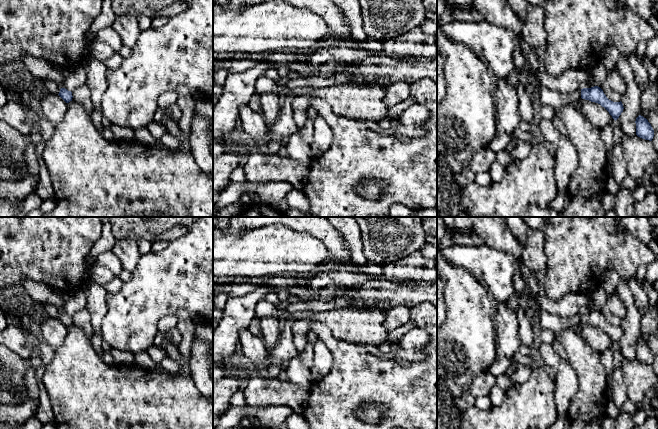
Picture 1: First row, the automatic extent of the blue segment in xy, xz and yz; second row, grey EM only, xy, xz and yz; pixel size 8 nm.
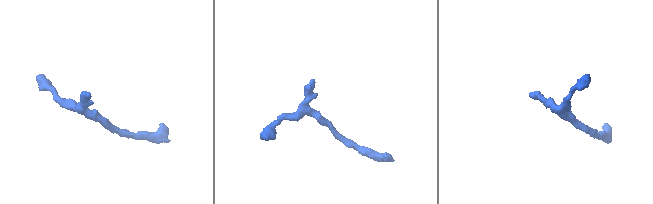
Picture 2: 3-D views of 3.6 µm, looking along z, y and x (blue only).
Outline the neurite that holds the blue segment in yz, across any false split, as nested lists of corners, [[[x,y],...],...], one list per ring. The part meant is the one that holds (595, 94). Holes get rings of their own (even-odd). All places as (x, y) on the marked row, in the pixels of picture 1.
[[[520,51],[513,54],[513,62],[517,71],[531,73],[539,85],[560,93],[572,93],[581,90],[581,98],[595,102],[604,107],[612,118],[616,121],[623,112],[622,102],[613,102],[604,94],[603,90],[594,86],[587,87],[587,82],[591,77],[591,70],[582,68],[572,68],[558,77],[552,77],[543,69],[532,69],[529,67],[525,56]]]

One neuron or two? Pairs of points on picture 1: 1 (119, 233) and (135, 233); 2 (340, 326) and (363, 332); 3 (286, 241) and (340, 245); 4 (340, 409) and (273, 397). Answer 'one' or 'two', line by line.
1: one
2: one
3: two
4: two

